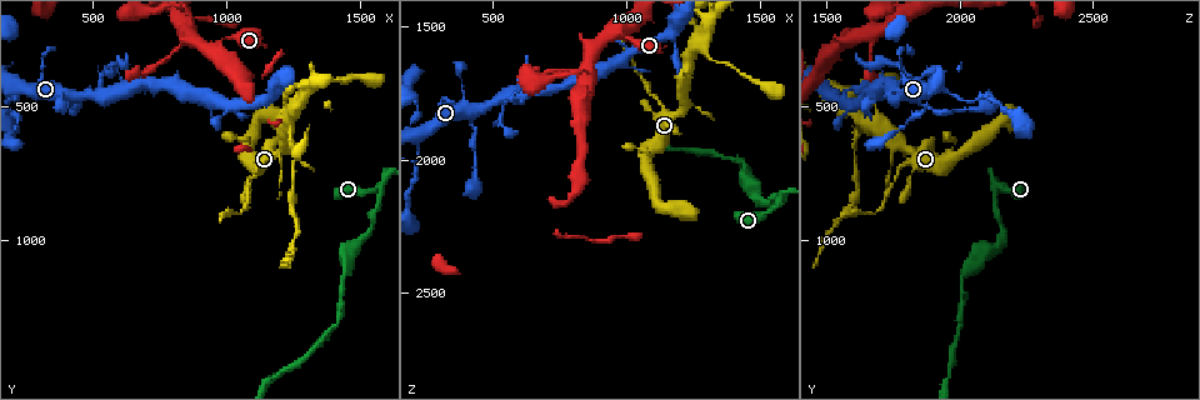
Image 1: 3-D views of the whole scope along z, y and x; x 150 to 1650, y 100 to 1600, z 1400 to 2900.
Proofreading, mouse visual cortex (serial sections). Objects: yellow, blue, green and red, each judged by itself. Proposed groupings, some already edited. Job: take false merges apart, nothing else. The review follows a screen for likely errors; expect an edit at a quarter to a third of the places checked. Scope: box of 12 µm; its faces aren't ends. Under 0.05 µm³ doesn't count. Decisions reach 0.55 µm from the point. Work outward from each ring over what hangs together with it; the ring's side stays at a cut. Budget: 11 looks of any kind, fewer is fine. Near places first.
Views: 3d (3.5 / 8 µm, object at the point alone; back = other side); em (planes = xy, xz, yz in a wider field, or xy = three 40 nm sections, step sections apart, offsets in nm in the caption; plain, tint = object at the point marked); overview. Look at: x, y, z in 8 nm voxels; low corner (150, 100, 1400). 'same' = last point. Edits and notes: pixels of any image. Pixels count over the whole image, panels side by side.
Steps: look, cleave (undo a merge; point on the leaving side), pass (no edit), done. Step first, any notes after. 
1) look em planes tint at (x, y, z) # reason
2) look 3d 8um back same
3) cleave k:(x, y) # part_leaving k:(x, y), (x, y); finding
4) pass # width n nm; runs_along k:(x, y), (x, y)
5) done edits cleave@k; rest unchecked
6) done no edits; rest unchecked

look 3d 3.5um back at (1220, 560, 1640) # calibre changes

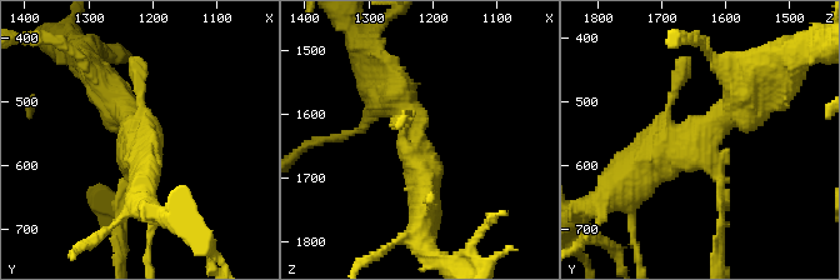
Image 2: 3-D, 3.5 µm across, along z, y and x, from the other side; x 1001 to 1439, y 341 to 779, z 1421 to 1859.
look em xy step 5 plain at (1235, 570, 1650)

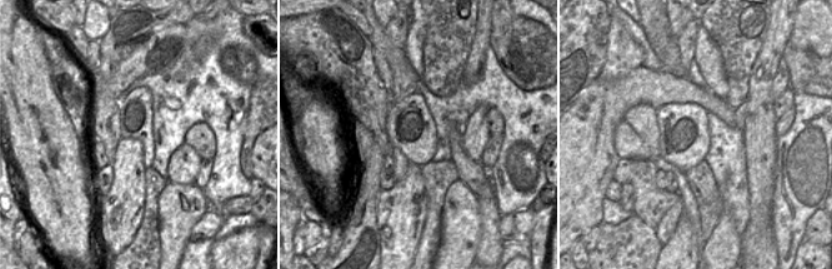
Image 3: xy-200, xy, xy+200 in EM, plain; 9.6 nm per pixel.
look em xy step 5 tint same # with the object marked

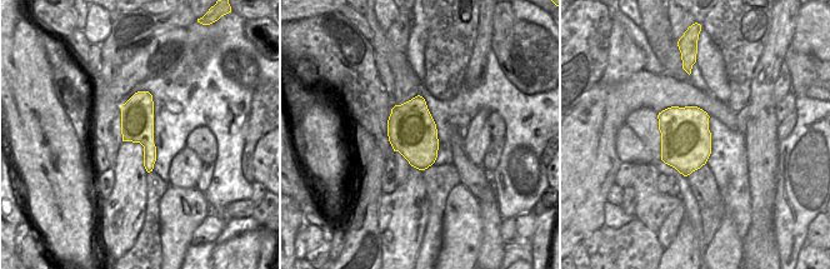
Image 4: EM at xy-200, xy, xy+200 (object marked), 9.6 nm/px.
cleave 2:(119, 235) # part_leaving 2:(720, 181), (724, 215), (718, 261); two cells meet here

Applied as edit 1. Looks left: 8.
look 3d 8um back at (1560, 790, 2160) # three arms meet

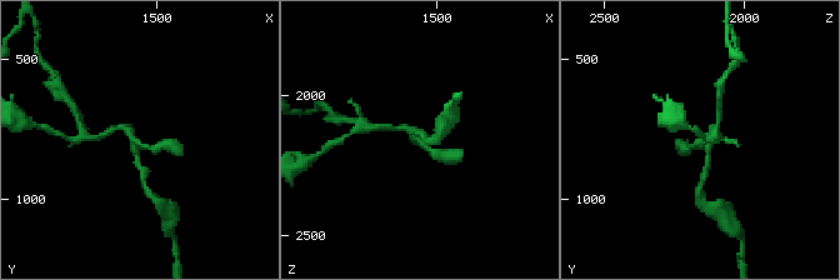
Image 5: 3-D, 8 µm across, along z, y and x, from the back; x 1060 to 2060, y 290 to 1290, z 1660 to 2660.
look em xy step 3 tint at (1570, 810, 2160) # arms 3; arm_widths 150, 150, 250 nm; need the tissue

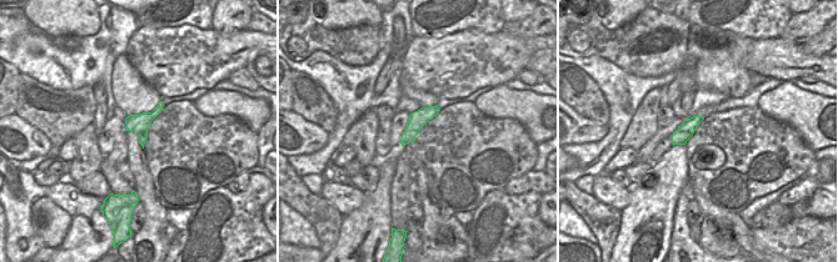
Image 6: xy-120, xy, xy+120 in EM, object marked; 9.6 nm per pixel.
pass # runs_along 5:(680, 145), (706, 145), (704, 170); one cell here

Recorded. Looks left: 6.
look 3d 3.5um back at (430, 490, 1860) # abrupt turn

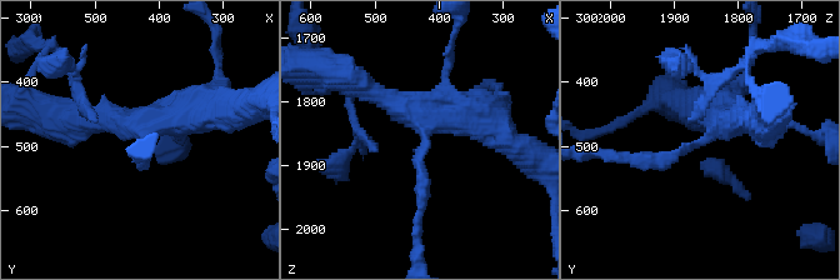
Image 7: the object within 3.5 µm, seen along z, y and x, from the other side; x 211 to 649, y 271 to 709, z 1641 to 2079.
pass # arms 3; runs_along 7:(474, 115), (424, 115), (416, 221); continuous, no second cell

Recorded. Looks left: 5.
look 3d 3.5um at (580, 340, 1770) # calibre changes

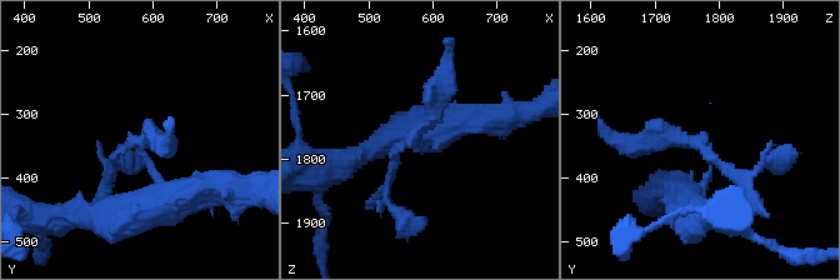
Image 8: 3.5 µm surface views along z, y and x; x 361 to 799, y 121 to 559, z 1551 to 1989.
look em planes tint at (565, 340, 1770)

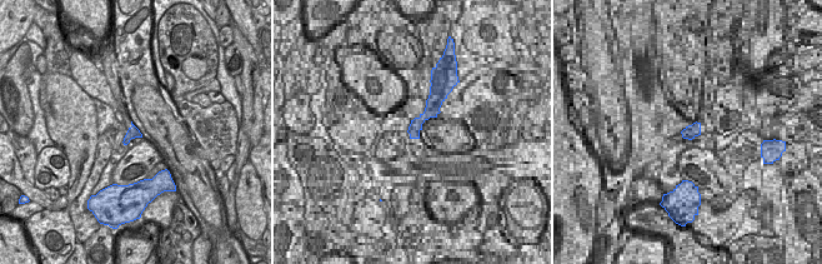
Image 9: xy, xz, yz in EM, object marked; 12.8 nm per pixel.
pass # runs_along 8:(685, 203), (710, 169), (701, 141), (630, 141); one cell here

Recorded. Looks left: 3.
done edits cleave@2; rest unchecked

